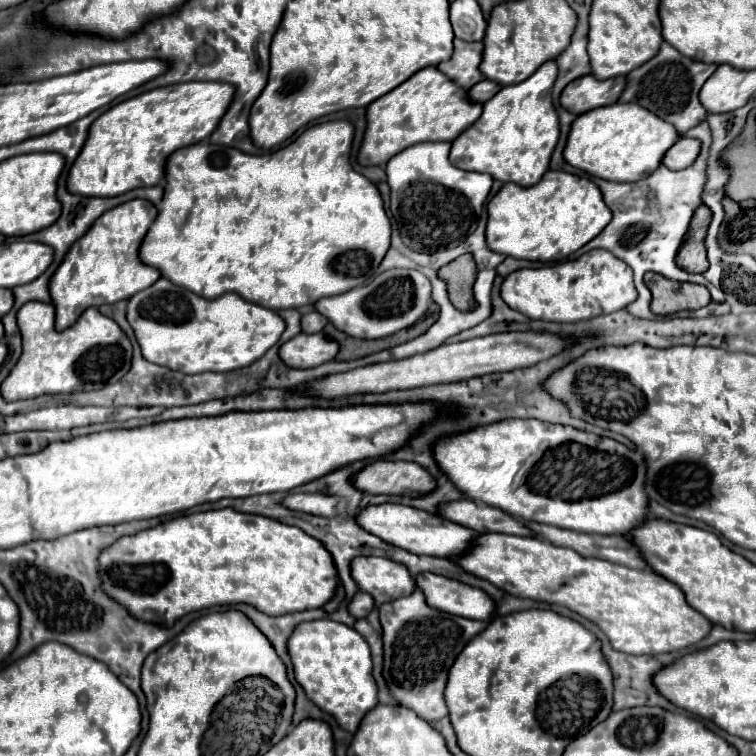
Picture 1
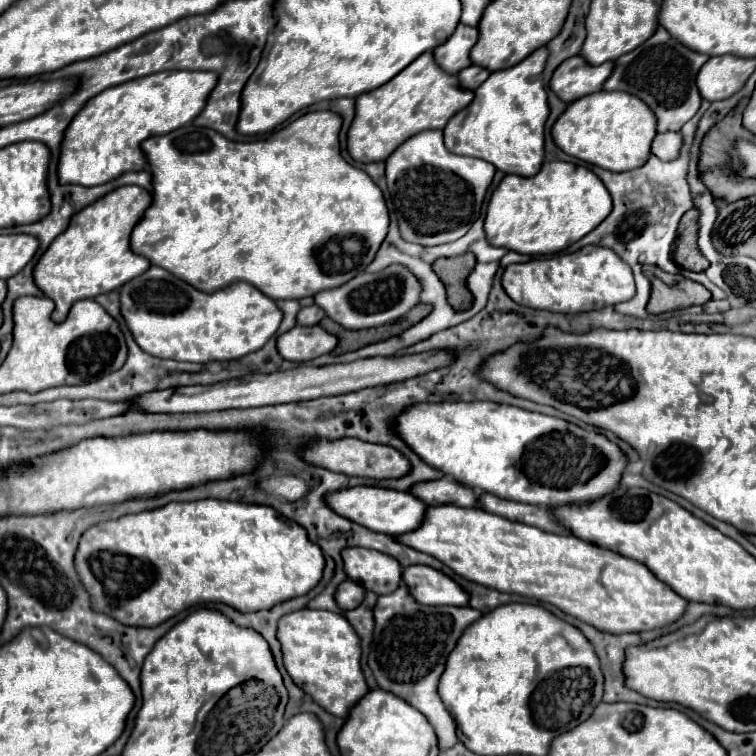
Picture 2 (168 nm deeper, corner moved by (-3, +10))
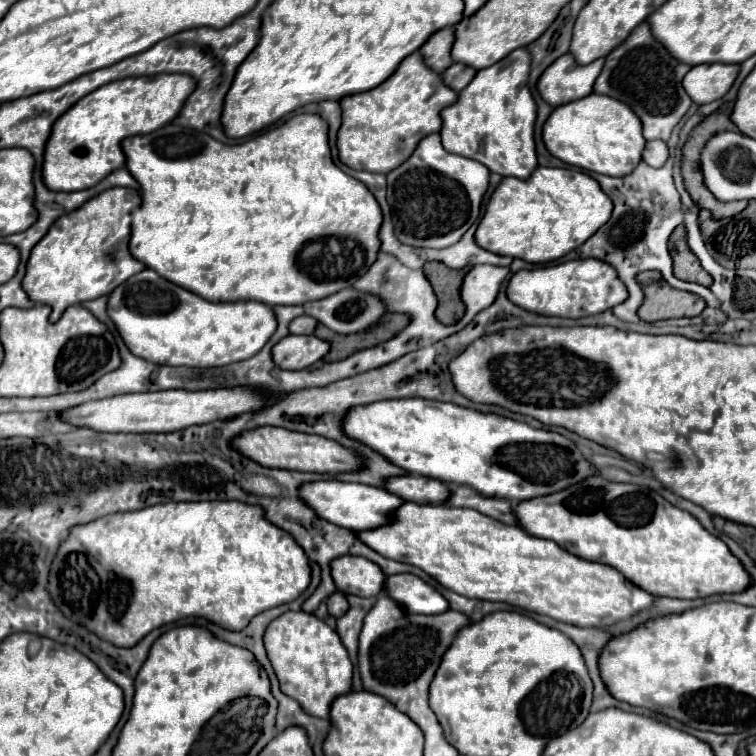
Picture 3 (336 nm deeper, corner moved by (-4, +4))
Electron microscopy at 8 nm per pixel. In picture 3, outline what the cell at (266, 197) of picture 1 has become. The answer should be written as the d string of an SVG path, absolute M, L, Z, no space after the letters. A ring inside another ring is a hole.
M297 114L291 116L287 122L283 122L277 128L271 128L243 144L221 144L215 138L199 132L199 130L187 130L179 124L167 124L161 130L153 134L133 136L125 138L121 142L121 148L125 152L125 166L131 172L131 176L139 182L141 188L141 206L133 212L133 224L131 224L131 242L129 250L131 254L143 262L147 268L155 270L169 282L179 284L181 288L187 288L211 302L237 302L237 300L257 300L267 306L277 304L305 304L311 300L327 298L339 290L351 288L357 278L361 278L369 266L375 262L379 252L379 228L381 228L381 208L373 194L367 190L367 186L351 176L347 176L341 168L337 168L331 160L331 150L327 142L327 122L317 114Z

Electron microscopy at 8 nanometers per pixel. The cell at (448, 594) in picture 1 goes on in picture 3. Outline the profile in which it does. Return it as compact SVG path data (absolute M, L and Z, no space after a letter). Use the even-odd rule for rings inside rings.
M413 574L387 576L383 588L409 614L441 614L449 608L447 600L435 588Z

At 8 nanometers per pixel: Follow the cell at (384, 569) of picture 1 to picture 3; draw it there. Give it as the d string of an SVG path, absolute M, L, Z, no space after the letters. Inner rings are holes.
M341 556L331 564L331 576L339 592L373 598L383 592L385 574L377 564L361 556Z

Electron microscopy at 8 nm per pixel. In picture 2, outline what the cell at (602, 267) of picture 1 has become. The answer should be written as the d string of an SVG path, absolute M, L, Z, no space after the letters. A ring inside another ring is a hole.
M594 244L572 254L556 254L550 258L534 258L524 264L510 264L502 274L502 288L522 306L562 314L614 306L630 300L636 292L628 264L624 264L624 260L620 260L620 256L610 248Z

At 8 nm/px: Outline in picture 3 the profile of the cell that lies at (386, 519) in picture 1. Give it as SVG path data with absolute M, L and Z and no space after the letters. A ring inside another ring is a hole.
M319 480L319 482L307 482L299 486L301 500L307 506L313 506L317 510L319 518L325 518L327 522L333 522L337 526L345 526L347 530L373 530L383 524L387 524L395 510L401 506L401 498L395 494L367 486L367 484L355 484L355 482L341 482L341 480Z

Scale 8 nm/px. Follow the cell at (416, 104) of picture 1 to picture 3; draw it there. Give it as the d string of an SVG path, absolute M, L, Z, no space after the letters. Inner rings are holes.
M419 52L409 54L409 58L401 62L401 70L397 70L385 86L379 86L379 90L351 94L339 100L343 120L337 134L339 160L353 170L389 174L413 154L427 134L441 130L439 110L453 104L455 98L457 92L445 86L441 76L425 66Z

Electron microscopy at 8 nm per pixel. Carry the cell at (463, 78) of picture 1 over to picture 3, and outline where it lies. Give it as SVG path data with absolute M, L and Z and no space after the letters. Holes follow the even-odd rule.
M437 30L437 34L433 34L433 38L429 38L429 42L425 42L425 46L421 46L421 56L425 58L425 64L441 74L445 72L445 68L449 68L453 64L451 58L451 46L453 46L453 30Z

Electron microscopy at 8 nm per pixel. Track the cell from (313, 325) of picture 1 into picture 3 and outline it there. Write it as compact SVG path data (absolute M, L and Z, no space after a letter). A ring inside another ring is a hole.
M297 316L291 324L289 324L289 332L291 334L313 334L317 326L317 320L311 316Z

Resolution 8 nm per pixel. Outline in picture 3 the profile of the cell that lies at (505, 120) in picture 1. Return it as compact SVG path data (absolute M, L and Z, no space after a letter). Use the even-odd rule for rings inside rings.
M525 48L513 50L505 60L483 68L473 82L459 92L455 104L441 110L443 148L447 152L483 162L491 172L501 176L529 178L537 168L533 124L537 118L535 100L527 88L529 52Z

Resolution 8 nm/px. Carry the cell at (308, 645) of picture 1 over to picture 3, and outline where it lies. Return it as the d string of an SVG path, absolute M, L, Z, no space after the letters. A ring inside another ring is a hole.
M299 610L285 612L275 618L269 624L269 630L265 630L265 650L277 674L281 692L297 700L309 716L327 720L331 702L351 690L353 664L347 656L347 650L335 630L313 614Z

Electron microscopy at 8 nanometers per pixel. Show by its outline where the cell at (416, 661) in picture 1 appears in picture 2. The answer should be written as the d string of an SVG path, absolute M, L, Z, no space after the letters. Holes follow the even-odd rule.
M400 584L396 592L380 596L374 606L374 640L368 656L368 664L382 690L388 690L416 710L420 710L434 726L440 748L456 744L456 722L444 708L438 696L438 680L446 668L446 660L460 640L462 632L482 616L480 610L470 606L424 606L410 596L406 584Z

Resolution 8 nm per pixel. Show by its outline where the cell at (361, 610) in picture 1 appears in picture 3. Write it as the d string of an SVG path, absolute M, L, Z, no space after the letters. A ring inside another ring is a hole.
M335 592L333 596L329 596L327 610L329 610L329 614L333 618L341 618L341 614L345 614L347 608L349 608L349 604L347 604L347 600L345 600L345 596L341 592Z

